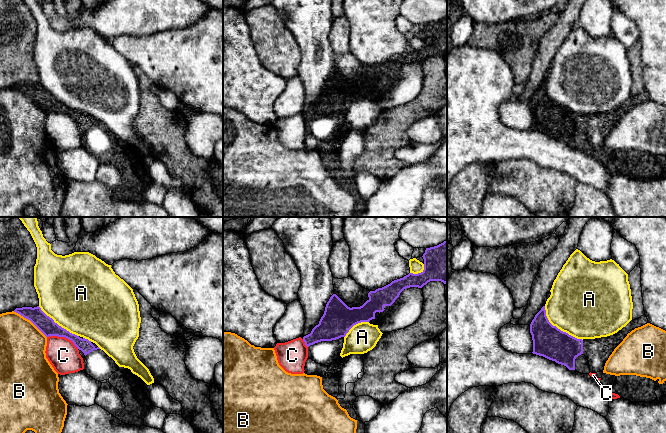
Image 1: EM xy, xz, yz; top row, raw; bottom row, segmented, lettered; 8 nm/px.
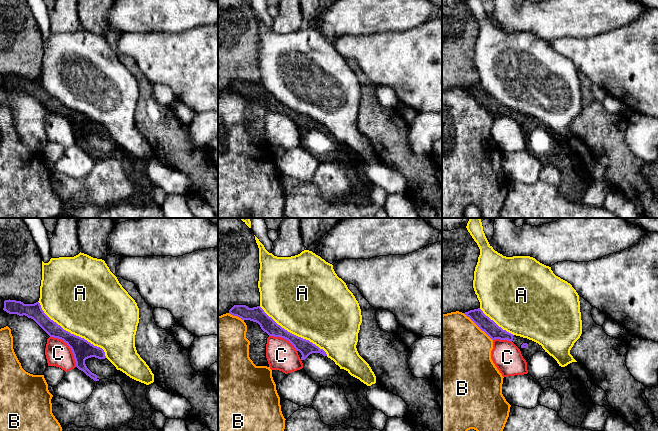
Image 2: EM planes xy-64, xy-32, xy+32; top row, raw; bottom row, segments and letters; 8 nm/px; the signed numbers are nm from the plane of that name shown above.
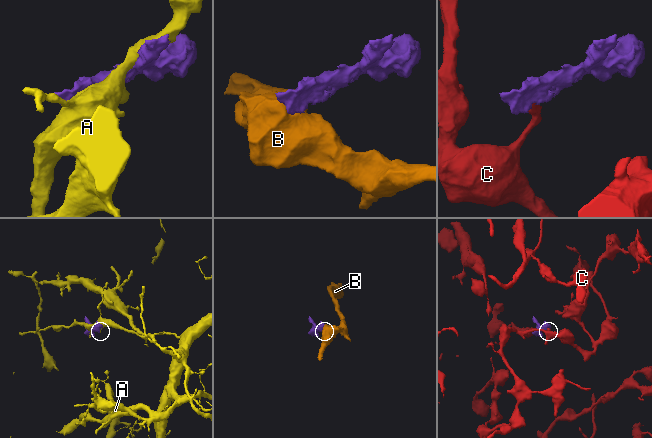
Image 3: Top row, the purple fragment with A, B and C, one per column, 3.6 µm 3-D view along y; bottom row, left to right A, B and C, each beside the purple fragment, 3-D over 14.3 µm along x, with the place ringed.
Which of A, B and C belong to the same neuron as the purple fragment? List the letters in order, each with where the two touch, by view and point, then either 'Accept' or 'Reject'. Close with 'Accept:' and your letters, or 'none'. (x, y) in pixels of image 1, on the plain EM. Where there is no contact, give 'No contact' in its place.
A: Touches purple at yz (557, 104). Reject
B: Touches purple at xy (30, 96). Reject
C: Touches purple at xy (63, 112). Reject
Accept: none

